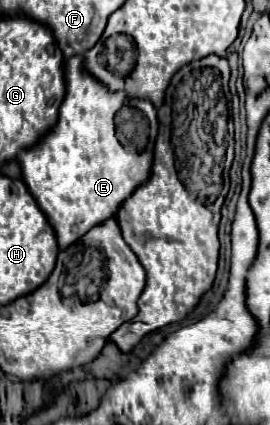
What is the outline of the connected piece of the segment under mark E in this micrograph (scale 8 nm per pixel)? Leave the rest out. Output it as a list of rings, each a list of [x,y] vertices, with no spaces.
[[[82,57],[68,59],[66,87],[68,91],[60,107],[60,117],[56,127],[46,137],[42,137],[38,145],[22,151],[18,157],[22,165],[24,181],[32,197],[36,199],[38,207],[42,207],[44,215],[50,219],[58,235],[60,249],[66,249],[70,243],[76,243],[82,235],[86,235],[90,227],[96,227],[98,223],[104,223],[110,217],[116,217],[116,211],[136,191],[136,187],[148,181],[152,161],[154,161],[154,143],[158,135],[156,107],[150,101],[130,99],[122,91],[110,93],[100,81],[96,81],[84,71]]]

